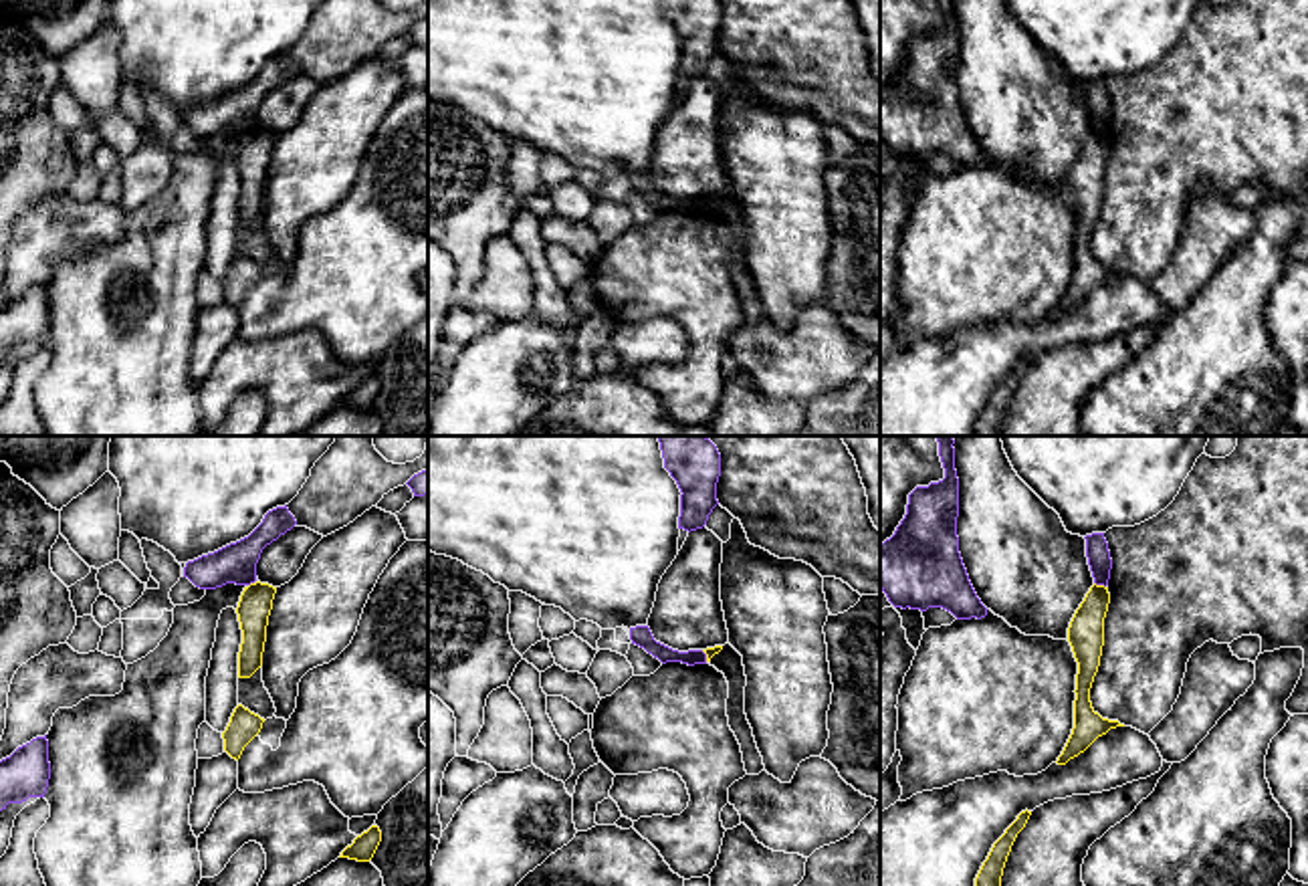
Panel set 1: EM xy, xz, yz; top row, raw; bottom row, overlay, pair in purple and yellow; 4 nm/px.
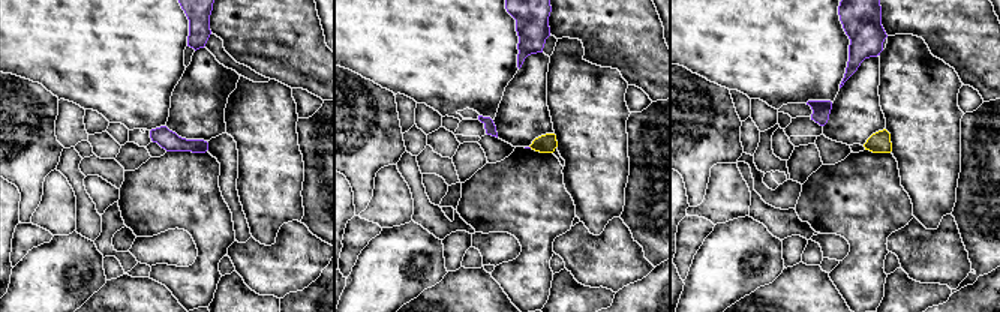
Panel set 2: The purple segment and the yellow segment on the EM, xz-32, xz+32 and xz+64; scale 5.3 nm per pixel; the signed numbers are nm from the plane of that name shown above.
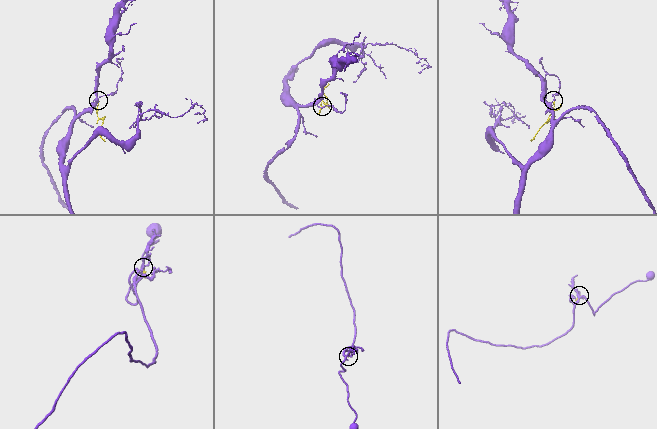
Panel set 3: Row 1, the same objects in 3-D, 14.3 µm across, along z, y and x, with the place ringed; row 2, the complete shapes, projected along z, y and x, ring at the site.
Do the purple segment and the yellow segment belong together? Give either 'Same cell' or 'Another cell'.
Another cell

